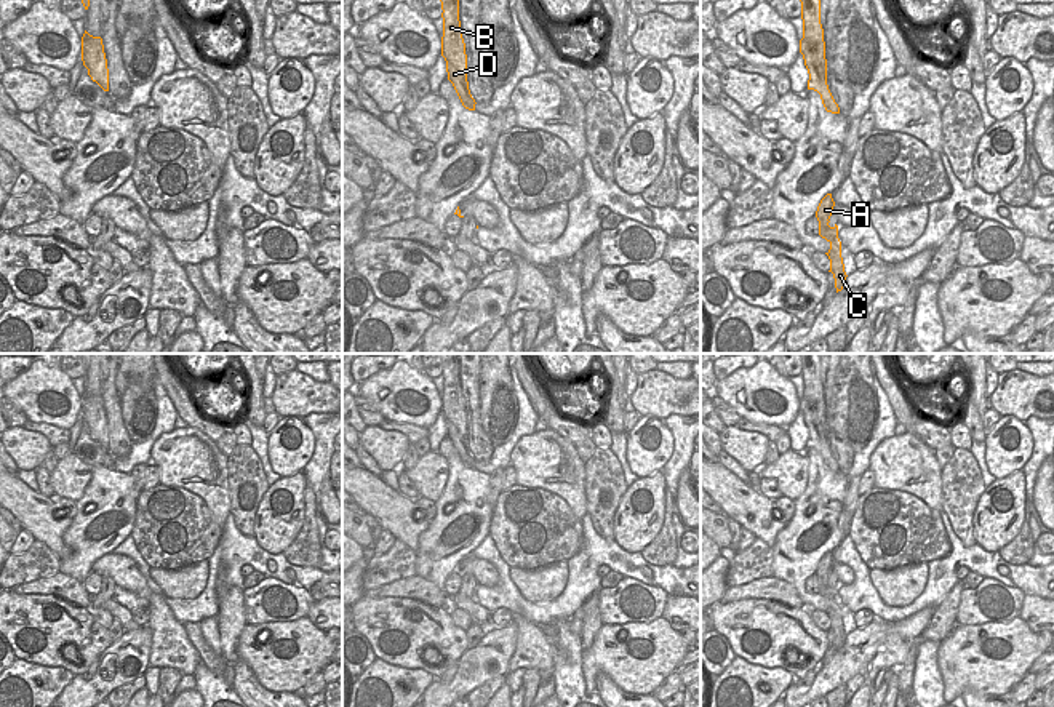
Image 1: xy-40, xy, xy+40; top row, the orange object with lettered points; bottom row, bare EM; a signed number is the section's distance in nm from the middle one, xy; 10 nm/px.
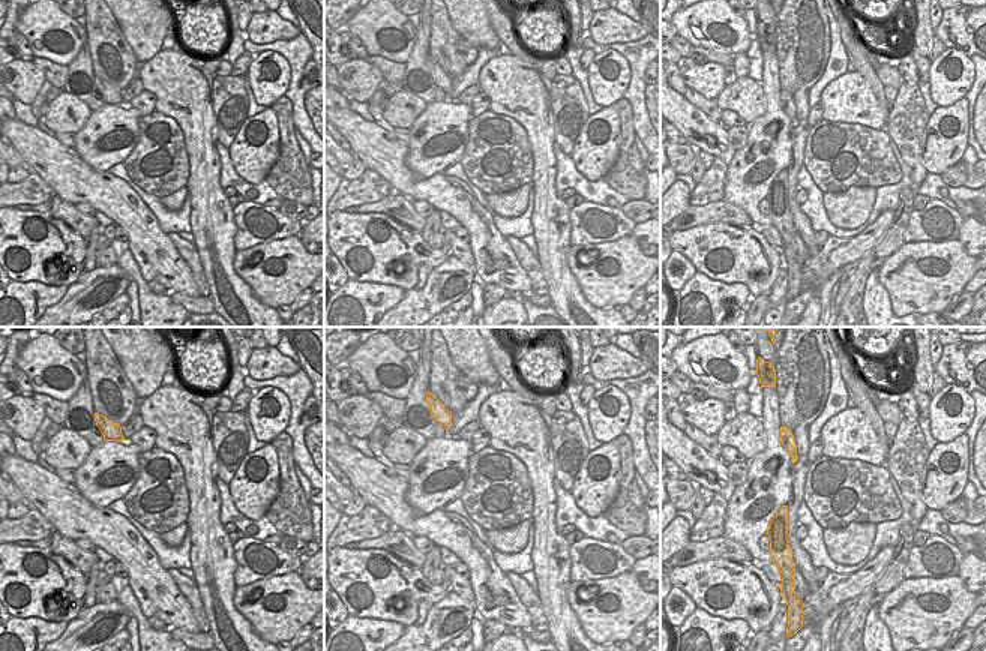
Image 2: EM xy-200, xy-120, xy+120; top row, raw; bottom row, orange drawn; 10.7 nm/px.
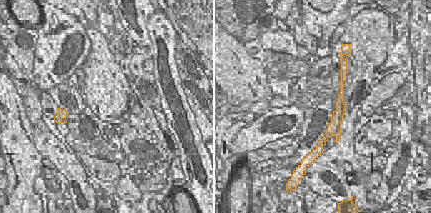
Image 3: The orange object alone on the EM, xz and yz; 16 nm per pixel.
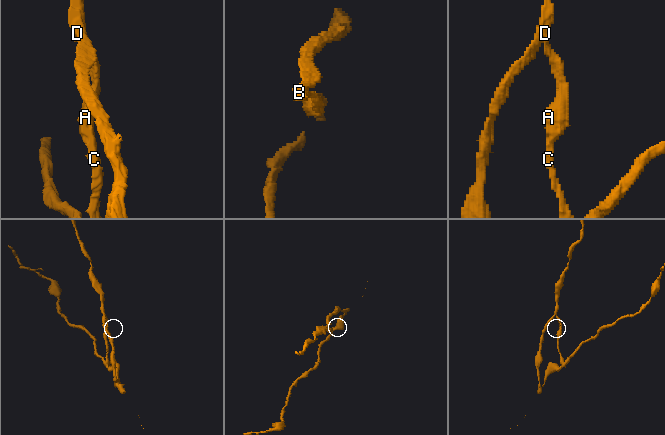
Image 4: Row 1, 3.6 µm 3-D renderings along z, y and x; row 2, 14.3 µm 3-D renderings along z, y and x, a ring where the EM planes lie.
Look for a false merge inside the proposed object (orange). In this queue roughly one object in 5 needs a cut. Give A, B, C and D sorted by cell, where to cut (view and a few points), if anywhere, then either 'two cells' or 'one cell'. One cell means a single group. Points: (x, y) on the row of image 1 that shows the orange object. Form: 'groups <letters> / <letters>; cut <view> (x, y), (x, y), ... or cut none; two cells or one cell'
groups A C / B D; cut xy (463, 77), (467, 107); two cells

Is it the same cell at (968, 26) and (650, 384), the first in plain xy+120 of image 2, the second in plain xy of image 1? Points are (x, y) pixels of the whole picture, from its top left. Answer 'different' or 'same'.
same

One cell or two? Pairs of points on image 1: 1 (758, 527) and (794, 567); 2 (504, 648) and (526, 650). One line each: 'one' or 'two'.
1: two
2: two

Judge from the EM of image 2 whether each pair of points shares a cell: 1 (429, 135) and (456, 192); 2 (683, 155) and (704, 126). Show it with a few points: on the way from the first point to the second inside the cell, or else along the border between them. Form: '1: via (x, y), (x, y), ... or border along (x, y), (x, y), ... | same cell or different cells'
1: border along (407, 164), (417, 177), (431, 177), (441, 173) | different cells
2: border along (688, 143), (697, 149) | different cells

